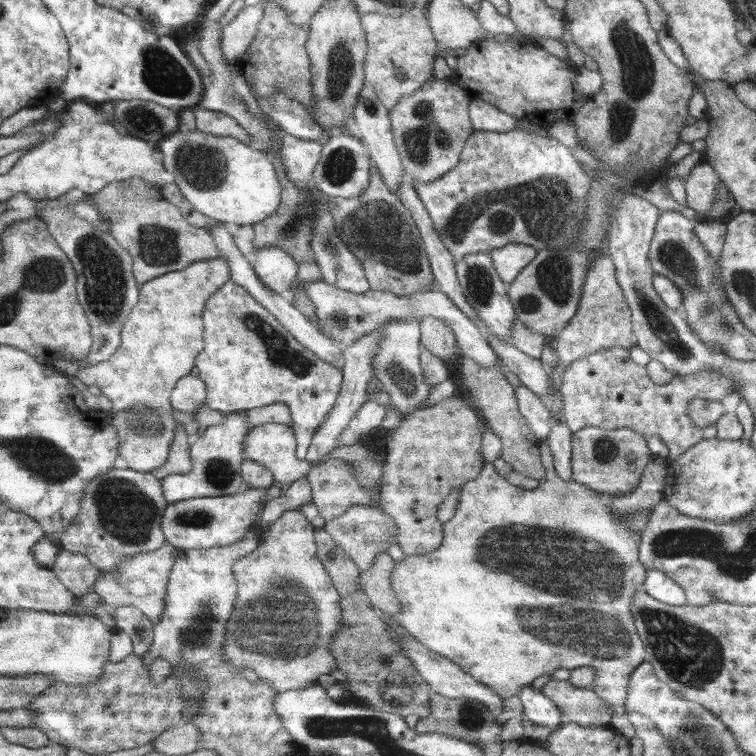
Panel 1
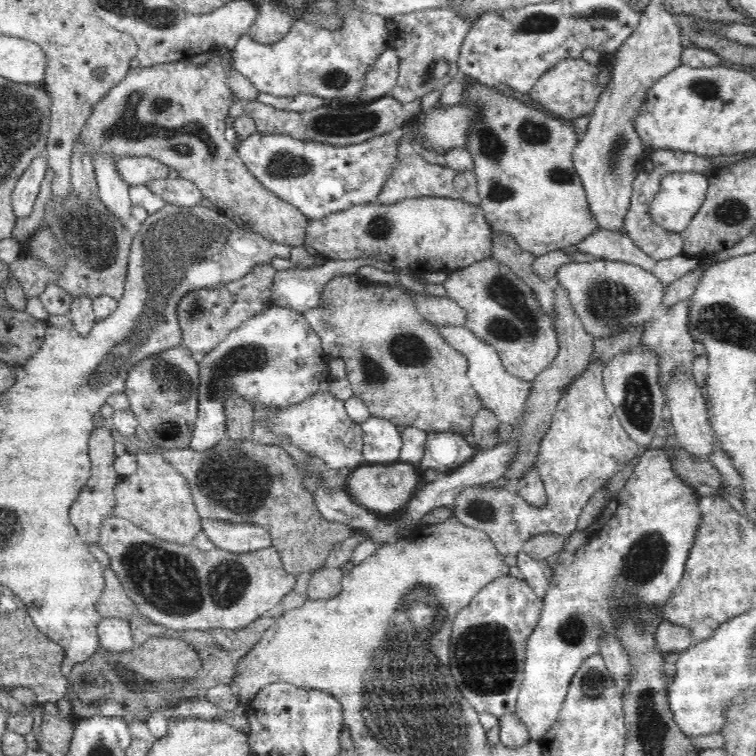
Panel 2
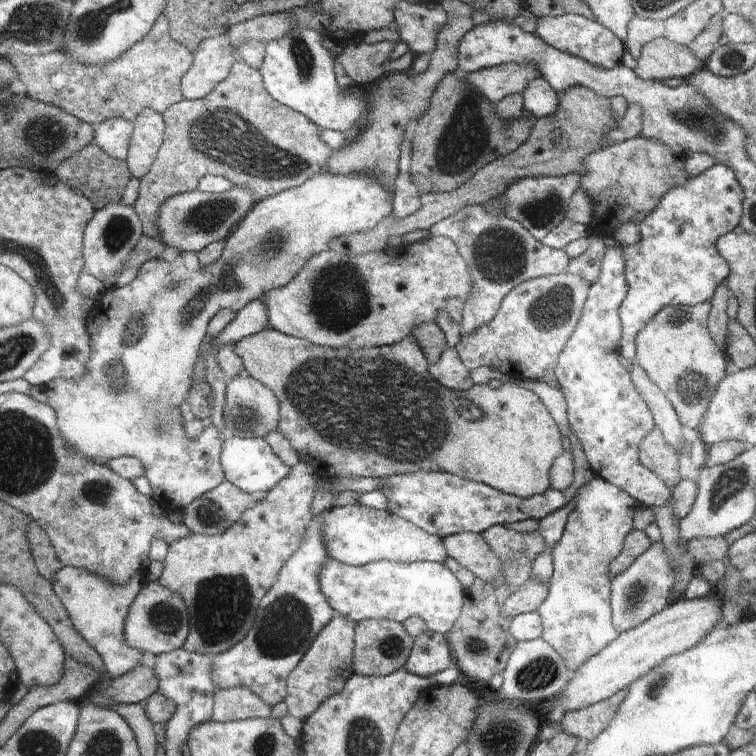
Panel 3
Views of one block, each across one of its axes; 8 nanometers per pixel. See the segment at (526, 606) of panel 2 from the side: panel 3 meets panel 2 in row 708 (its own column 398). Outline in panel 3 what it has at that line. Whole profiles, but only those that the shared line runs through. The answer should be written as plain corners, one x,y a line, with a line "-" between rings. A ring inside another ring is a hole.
416,470
405,474
392,474
382,480
386,484
380,492
385,494
386,500
389,501
387,510
442,540
457,533
481,534
495,525
544,519
567,504
566,496
555,489
546,490
544,494
530,498
520,498
506,495
480,481
462,479
458,475
441,471

